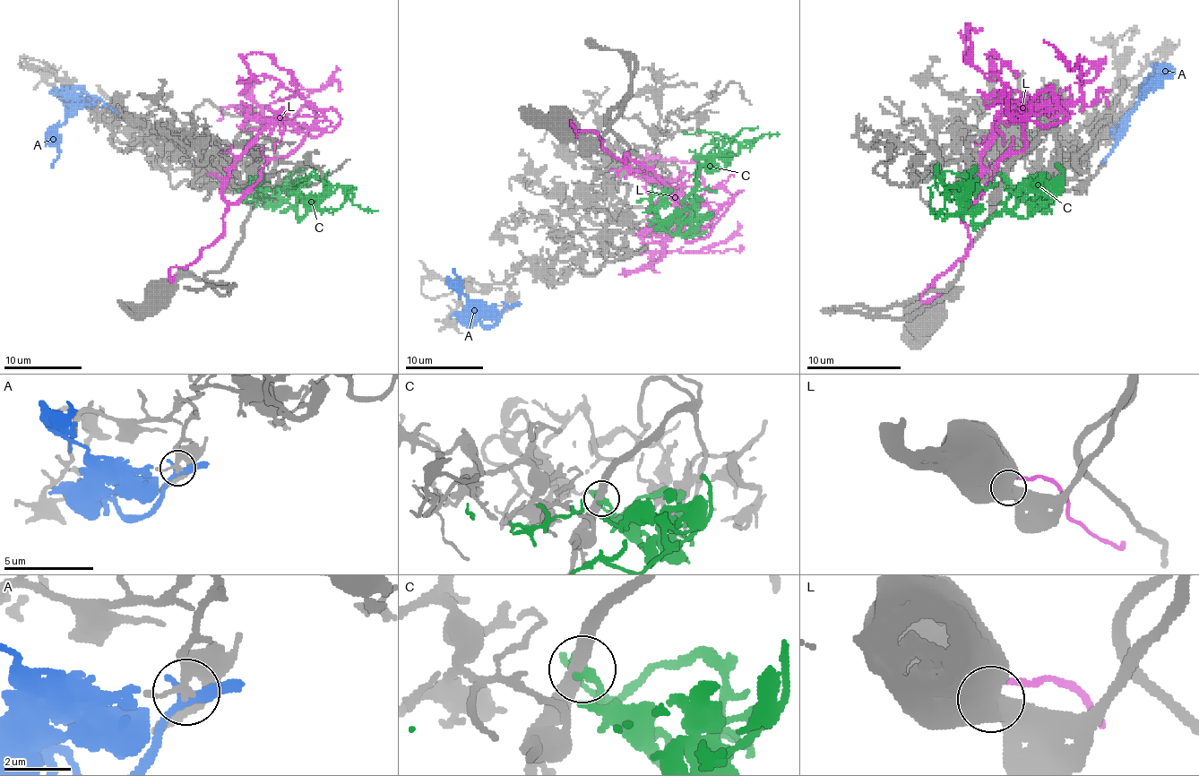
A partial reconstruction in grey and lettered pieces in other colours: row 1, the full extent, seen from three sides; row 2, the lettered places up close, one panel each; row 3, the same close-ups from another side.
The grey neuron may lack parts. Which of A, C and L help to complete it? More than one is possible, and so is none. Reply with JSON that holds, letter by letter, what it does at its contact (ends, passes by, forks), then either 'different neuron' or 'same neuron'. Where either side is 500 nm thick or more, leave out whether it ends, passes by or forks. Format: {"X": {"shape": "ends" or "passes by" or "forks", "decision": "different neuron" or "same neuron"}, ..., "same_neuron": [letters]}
{"A": {"shape": "passes by", "decision": "different neuron"}, "C": {"shape": "ends", "decision": "same neuron"}, "L": {"decision": "different neuron"}, "same_neuron": ["C"]}

